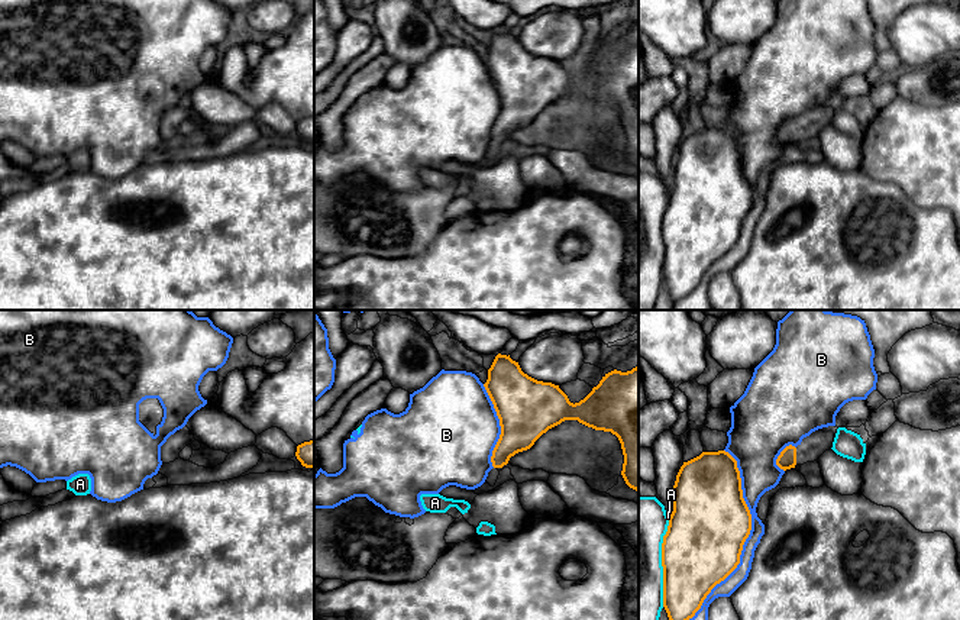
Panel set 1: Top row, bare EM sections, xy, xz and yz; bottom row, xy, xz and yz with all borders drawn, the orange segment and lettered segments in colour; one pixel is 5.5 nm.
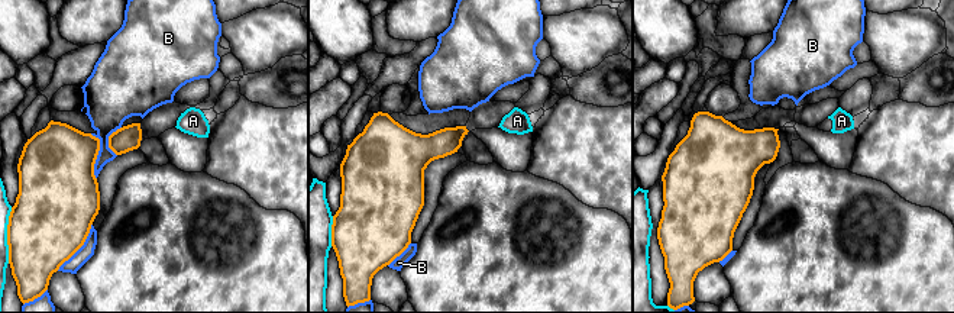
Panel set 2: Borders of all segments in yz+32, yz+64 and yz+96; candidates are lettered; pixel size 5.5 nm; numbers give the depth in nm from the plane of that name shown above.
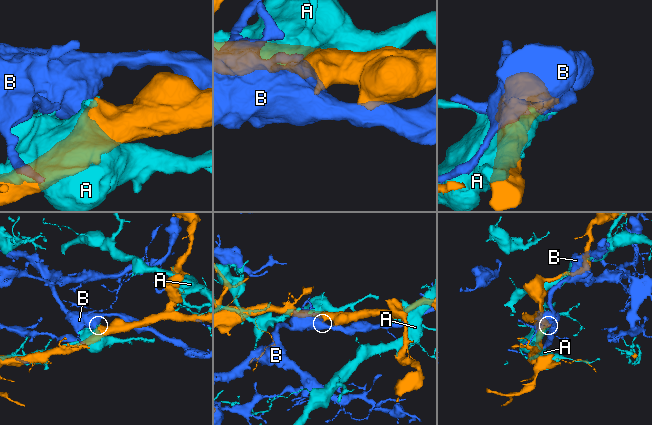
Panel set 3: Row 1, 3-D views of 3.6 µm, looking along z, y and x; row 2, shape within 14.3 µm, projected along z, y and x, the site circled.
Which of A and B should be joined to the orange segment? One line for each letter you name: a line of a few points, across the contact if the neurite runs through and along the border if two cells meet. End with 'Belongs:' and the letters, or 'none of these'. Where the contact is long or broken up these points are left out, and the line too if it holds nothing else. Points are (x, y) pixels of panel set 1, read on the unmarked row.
Belongs: none of these

